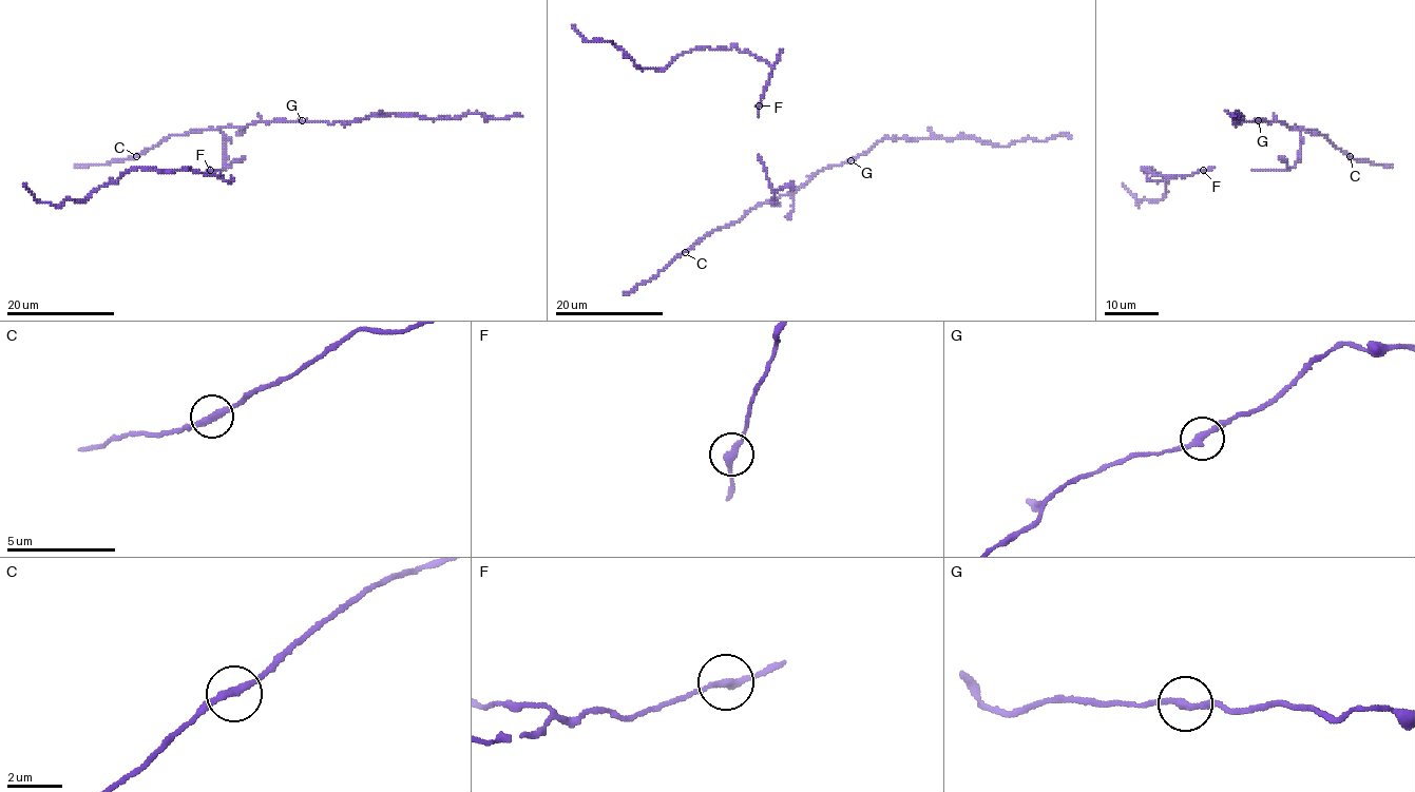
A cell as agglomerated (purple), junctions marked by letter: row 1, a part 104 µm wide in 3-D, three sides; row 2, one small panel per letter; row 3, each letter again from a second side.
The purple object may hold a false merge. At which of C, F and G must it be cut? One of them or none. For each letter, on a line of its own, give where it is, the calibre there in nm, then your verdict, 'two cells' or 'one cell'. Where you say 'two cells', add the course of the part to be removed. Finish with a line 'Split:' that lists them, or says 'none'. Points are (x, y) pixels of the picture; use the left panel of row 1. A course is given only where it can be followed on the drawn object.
C: at (136, 156); 260 nm thick; one cell
F: at (210, 170); 260 nm thick; one cell
G: at (302, 120); 260 nm thick; one cell
Split: none

